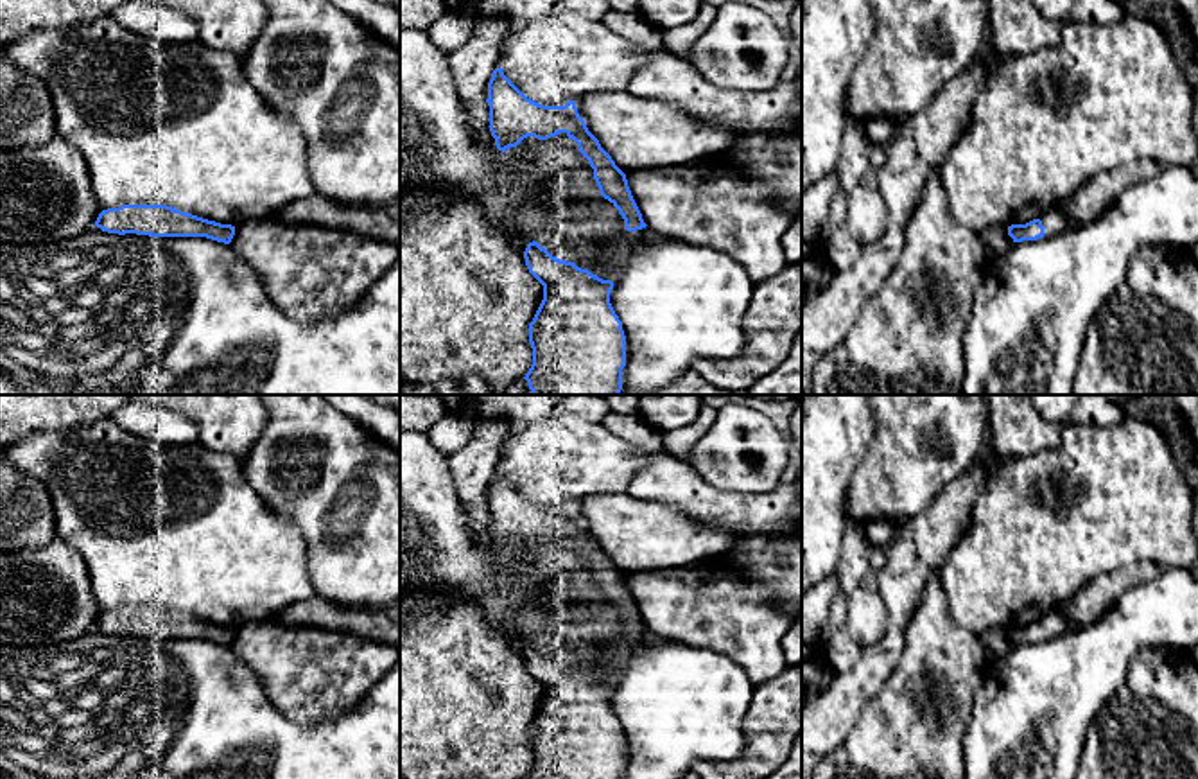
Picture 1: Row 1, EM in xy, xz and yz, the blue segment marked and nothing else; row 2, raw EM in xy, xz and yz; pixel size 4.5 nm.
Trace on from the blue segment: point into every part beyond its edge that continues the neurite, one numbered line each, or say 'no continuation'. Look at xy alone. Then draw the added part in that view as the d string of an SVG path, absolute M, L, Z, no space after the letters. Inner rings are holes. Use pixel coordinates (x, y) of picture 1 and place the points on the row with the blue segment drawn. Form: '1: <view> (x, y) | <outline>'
no continuation

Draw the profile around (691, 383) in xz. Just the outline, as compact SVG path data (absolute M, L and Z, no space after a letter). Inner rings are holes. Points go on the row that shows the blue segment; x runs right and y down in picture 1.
M689 372L665 388L653 390L644 395L748 395L748 391L730 391L725 388L717 388L701 379L696 372Z

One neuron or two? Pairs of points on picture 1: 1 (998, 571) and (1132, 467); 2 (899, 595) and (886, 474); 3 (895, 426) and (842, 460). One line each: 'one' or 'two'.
1: one
2: two
3: two

